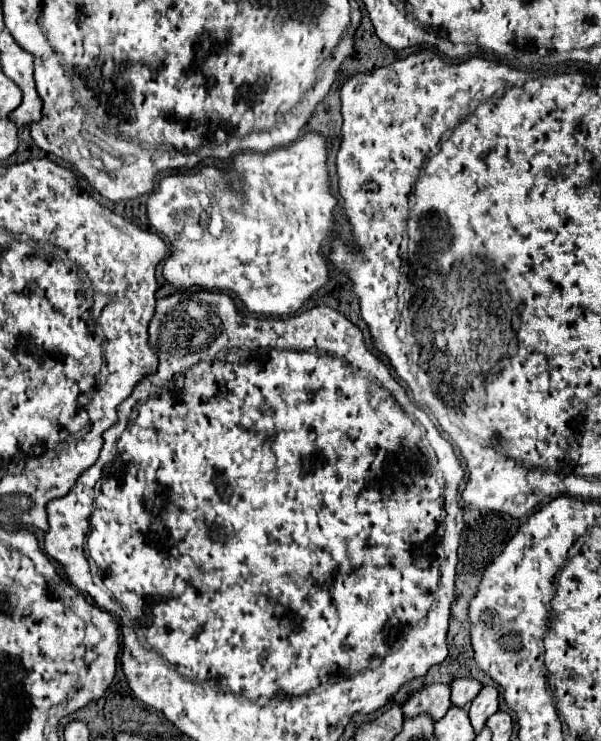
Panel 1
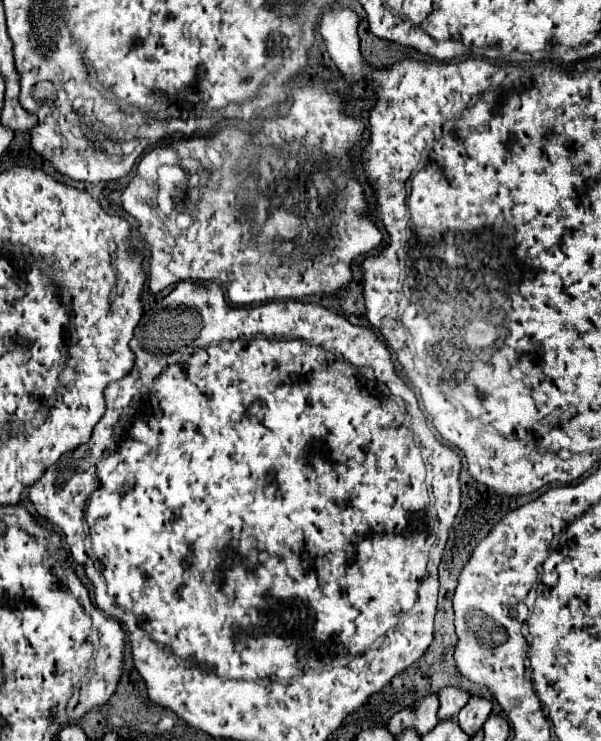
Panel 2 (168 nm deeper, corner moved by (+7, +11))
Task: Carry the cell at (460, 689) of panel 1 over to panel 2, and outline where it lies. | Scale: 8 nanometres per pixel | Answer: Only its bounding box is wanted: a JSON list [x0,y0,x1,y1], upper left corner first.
[438,686,470,718]

